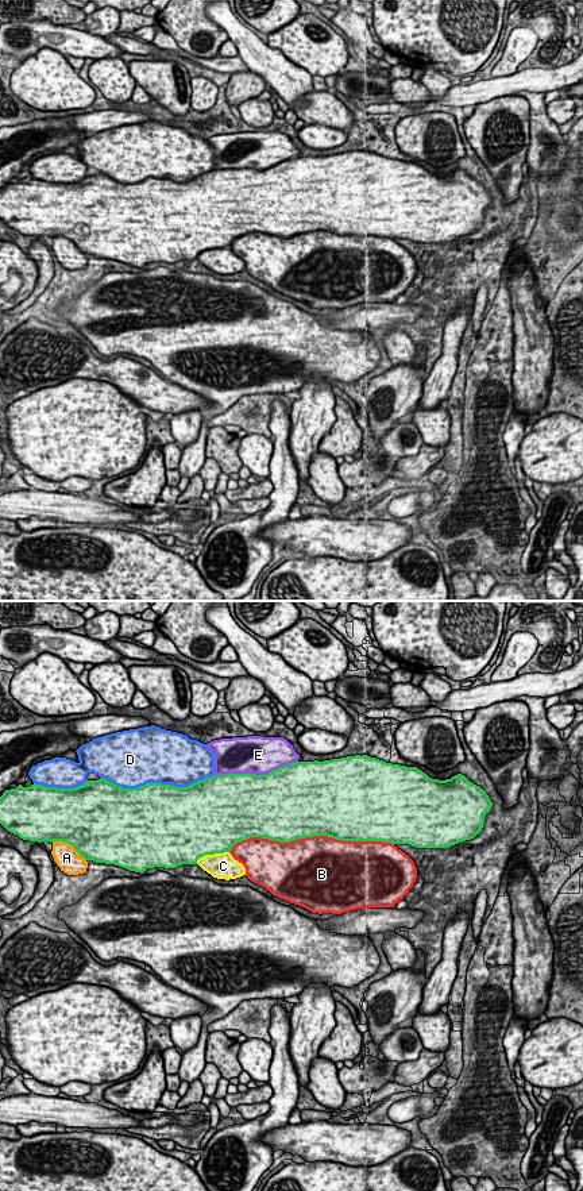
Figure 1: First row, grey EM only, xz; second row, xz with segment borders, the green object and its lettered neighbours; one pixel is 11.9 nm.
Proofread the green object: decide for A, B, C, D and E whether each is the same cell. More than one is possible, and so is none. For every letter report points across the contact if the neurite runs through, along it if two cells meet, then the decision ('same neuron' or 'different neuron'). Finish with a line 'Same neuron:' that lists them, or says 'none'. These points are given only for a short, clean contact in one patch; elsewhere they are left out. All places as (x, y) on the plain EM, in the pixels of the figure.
A: different neuron
B: different neuron
C: different neuron
D: different neuron
E: same neuron
Same neuron: E

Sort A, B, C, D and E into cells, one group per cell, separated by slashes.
A / B C / D / E

